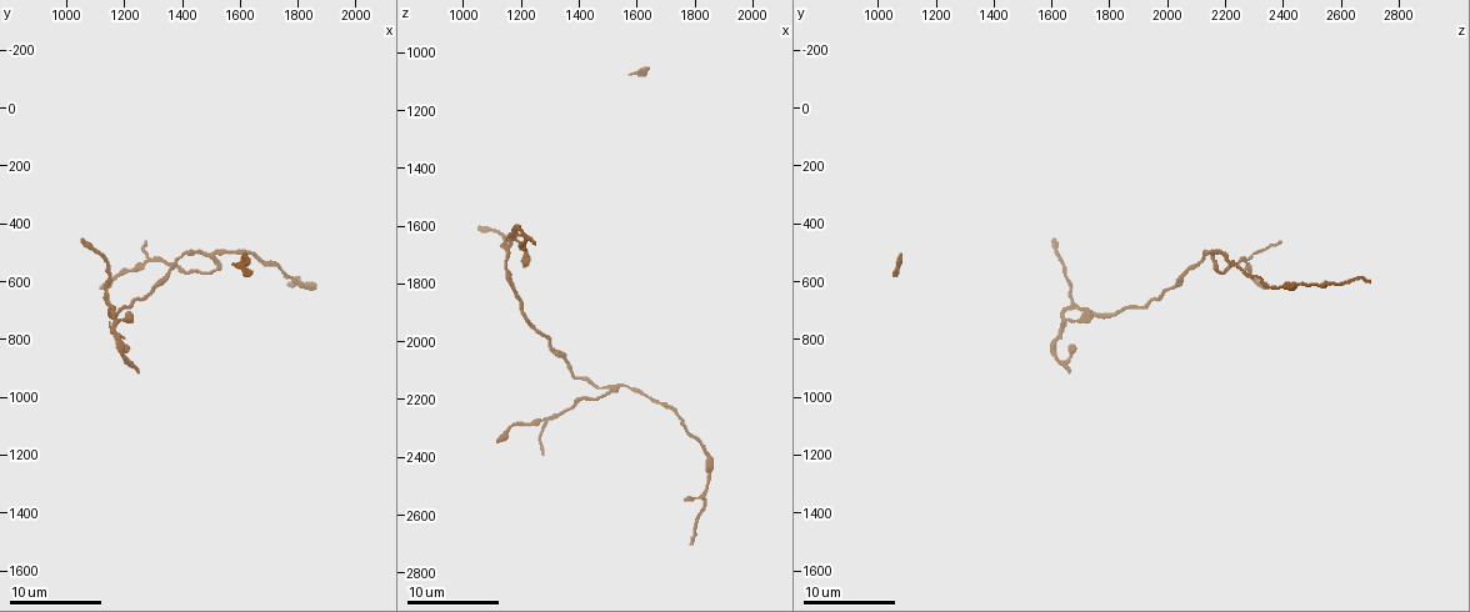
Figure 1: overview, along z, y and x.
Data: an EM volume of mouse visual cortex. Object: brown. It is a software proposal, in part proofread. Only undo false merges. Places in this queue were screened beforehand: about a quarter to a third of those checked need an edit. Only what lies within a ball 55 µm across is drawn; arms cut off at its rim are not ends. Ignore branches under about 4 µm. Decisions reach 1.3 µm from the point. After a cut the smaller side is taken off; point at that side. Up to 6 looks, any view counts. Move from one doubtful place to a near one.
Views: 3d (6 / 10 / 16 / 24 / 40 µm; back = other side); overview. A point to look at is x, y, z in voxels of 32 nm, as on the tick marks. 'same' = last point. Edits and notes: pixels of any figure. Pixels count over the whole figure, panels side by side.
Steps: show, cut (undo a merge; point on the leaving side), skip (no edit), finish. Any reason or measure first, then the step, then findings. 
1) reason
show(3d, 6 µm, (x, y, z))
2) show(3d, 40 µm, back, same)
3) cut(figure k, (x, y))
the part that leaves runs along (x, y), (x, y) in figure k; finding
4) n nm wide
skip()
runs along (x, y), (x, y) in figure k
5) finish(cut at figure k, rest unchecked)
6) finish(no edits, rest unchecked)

a fork
show(3d, 10 µm, (1510, 520, 2160))

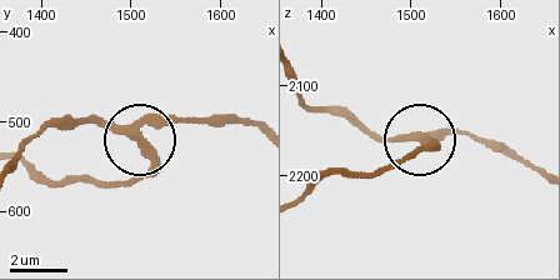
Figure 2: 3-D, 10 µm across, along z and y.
3 arms
skip()
one neuron here

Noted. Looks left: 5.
three arms meet
show(3d, 10 µm, (1150, 690, 1660))

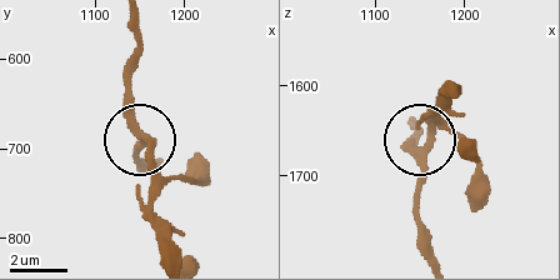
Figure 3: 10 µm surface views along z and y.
270 nm wide
skip()
runs along (156, 158), (140, 158), (133, 66) in figure 3; continuous, no second neuron

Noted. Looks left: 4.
narrows sharply
show(3d, 10 µm, (1270, 530, 2270))

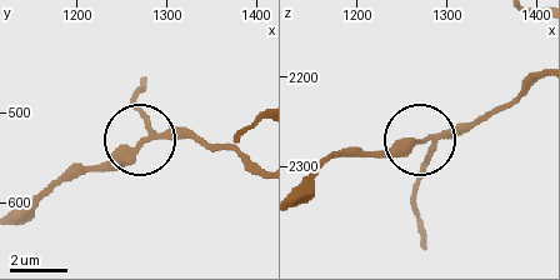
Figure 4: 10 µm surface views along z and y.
show(3d, 10 µm, back, (1280, 525, 2275))

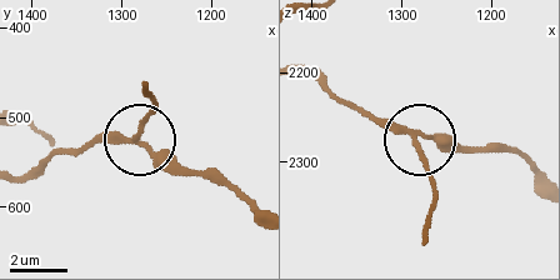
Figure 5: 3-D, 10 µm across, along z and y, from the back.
3 arms
skip()
all the same neuron

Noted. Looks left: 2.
finish(no edits, rest unchecked)

